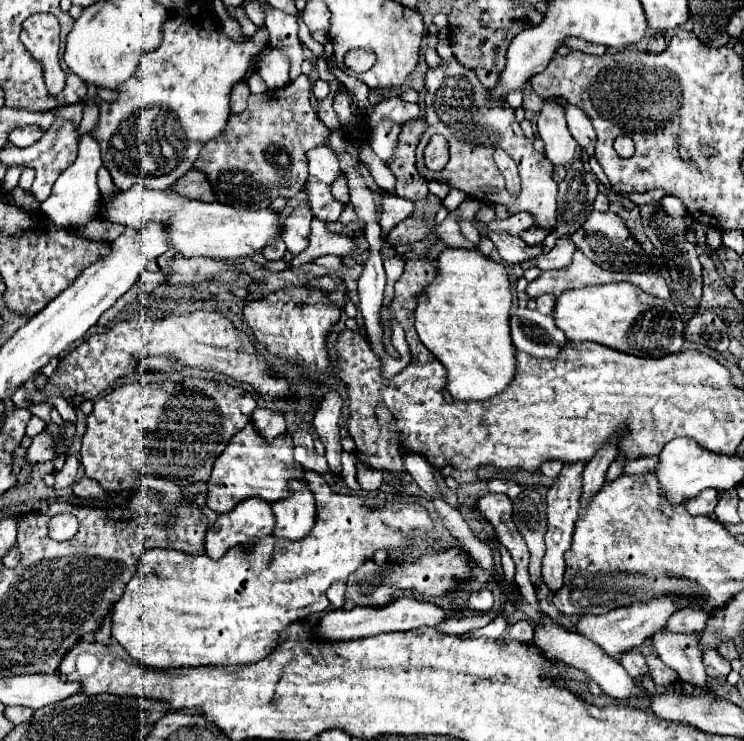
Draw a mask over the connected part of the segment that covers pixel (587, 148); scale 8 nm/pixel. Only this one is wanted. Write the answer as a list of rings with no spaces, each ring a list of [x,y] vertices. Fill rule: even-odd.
[[[565,103],[565,115],[567,115],[567,125],[571,135],[575,137],[577,145],[589,155],[593,157],[593,147],[595,147],[595,129],[591,125],[591,119],[577,109],[575,105]]]

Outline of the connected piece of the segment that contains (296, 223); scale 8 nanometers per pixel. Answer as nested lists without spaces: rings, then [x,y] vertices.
[[[299,203],[299,207],[285,219],[283,223],[283,241],[287,249],[297,257],[309,245],[309,225],[311,225],[311,209],[307,203]]]

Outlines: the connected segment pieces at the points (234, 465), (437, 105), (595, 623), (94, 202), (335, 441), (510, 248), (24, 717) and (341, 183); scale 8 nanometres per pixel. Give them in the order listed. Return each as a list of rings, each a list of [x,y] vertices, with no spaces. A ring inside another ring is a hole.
[[[249,423],[245,429],[241,429],[239,433],[233,435],[233,439],[229,441],[229,445],[225,447],[225,451],[217,457],[213,471],[207,479],[207,507],[215,513],[227,513],[231,511],[237,503],[257,497],[263,499],[267,503],[273,501],[281,501],[283,497],[289,497],[289,481],[295,477],[303,475],[303,467],[293,459],[293,443],[289,437],[275,437],[273,443],[267,443],[263,437],[259,437],[259,433],[255,431],[255,427]]]
[[[453,57],[451,61],[441,61],[437,65],[437,69],[427,69],[425,73],[425,121],[427,121],[427,131],[421,135],[421,141],[417,145],[417,171],[421,175],[425,175],[427,179],[441,179],[447,181],[451,187],[467,191],[471,187],[471,181],[475,181],[475,199],[483,201],[483,203],[503,203],[507,205],[511,211],[519,213],[519,211],[529,211],[537,217],[537,227],[543,229],[555,229],[555,209],[557,209],[557,183],[553,181],[553,165],[547,161],[545,155],[541,155],[539,151],[533,149],[533,143],[523,135],[517,119],[515,119],[515,109],[507,103],[507,101],[495,101],[495,105],[487,105],[487,87],[481,85],[481,81],[475,77],[473,69],[467,69],[463,65],[459,65],[459,61]],[[433,133],[441,133],[449,139],[451,145],[451,157],[449,163],[445,165],[443,171],[429,171],[423,165],[423,149],[429,143]],[[495,147],[501,147],[503,151],[507,151],[507,155],[511,155],[519,167],[521,173],[521,193],[519,195],[511,195],[505,189],[505,181],[501,171],[497,169],[495,161],[493,161],[493,151]]]
[[[669,595],[653,601],[635,601],[633,605],[613,609],[605,615],[583,615],[577,623],[577,633],[597,643],[613,659],[621,659],[625,651],[643,645],[643,641],[647,641],[651,633],[663,629],[667,625],[667,619],[675,613],[675,609],[681,609],[681,605],[677,601],[671,601]]]
[[[83,135],[79,141],[77,161],[55,181],[51,197],[41,203],[41,211],[59,227],[79,227],[95,219],[99,205],[99,187],[97,187],[99,167],[101,167],[99,145],[95,143],[95,139],[91,139],[91,135]]]
[[[327,393],[319,411],[315,413],[313,425],[321,443],[325,445],[325,459],[333,475],[341,477],[341,437],[339,437],[339,417],[341,417],[341,397],[337,393]]]
[[[473,219],[477,225],[479,225],[479,235],[481,237],[489,237],[493,243],[495,243],[495,247],[497,247],[497,253],[501,255],[501,259],[503,261],[507,261],[507,263],[521,263],[521,261],[531,261],[531,259],[535,259],[537,255],[541,254],[543,250],[544,244],[541,243],[537,246],[529,246],[525,245],[519,237],[515,237],[515,235],[507,235],[507,233],[491,233],[491,231],[485,231],[483,229],[483,223],[481,221],[477,221],[477,219]]]
[[[7,707],[5,715],[7,715],[9,721],[19,725],[19,723],[25,723],[25,721],[29,721],[33,717],[33,709],[27,709],[27,707]]]
[[[337,177],[337,181],[331,185],[331,195],[335,201],[347,205],[347,189],[345,189],[345,177]]]

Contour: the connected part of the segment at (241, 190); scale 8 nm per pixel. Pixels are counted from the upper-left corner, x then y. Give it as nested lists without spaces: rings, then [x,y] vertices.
[[[301,75],[293,83],[283,89],[271,89],[259,95],[249,95],[249,105],[241,115],[231,115],[227,127],[219,133],[219,137],[207,141],[203,145],[199,159],[195,161],[195,169],[203,171],[211,183],[211,189],[217,201],[227,205],[235,205],[235,209],[265,209],[277,197],[293,197],[305,187],[307,179],[307,149],[327,143],[329,129],[317,119],[313,107],[309,103],[311,81],[307,75]]]

